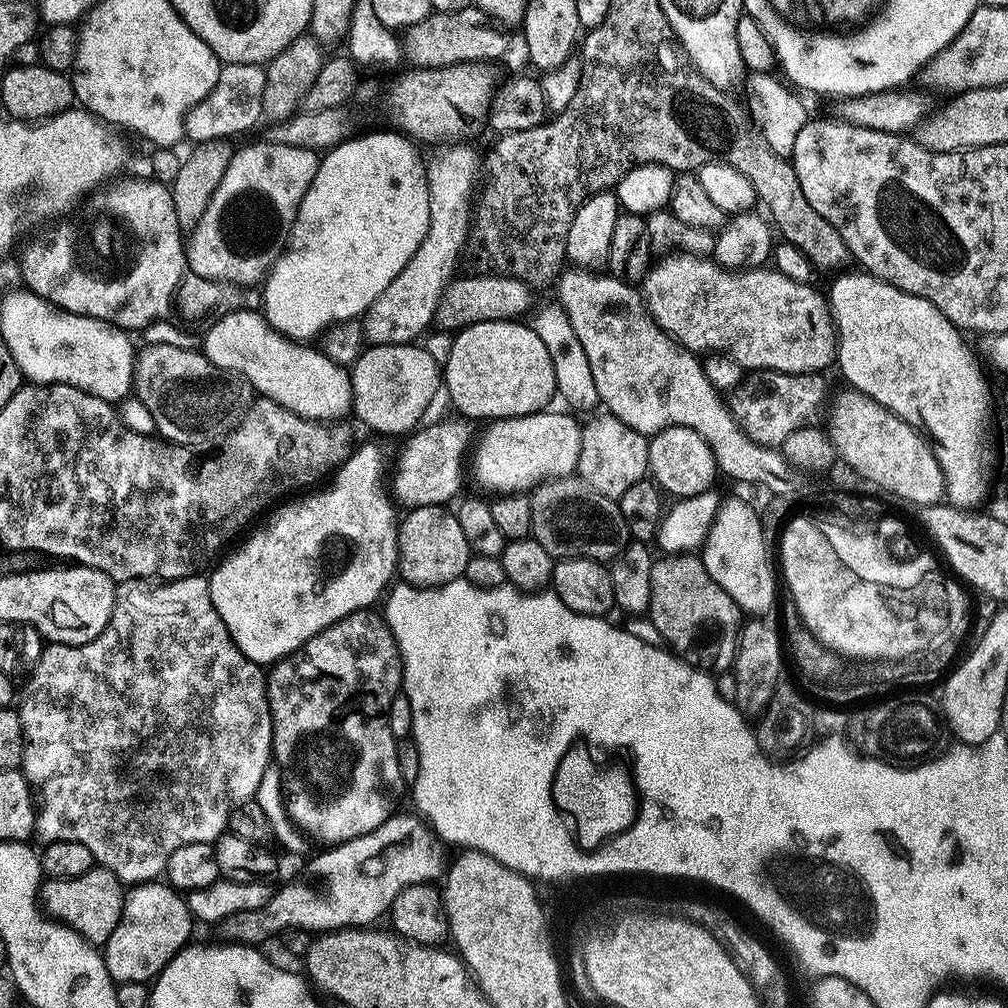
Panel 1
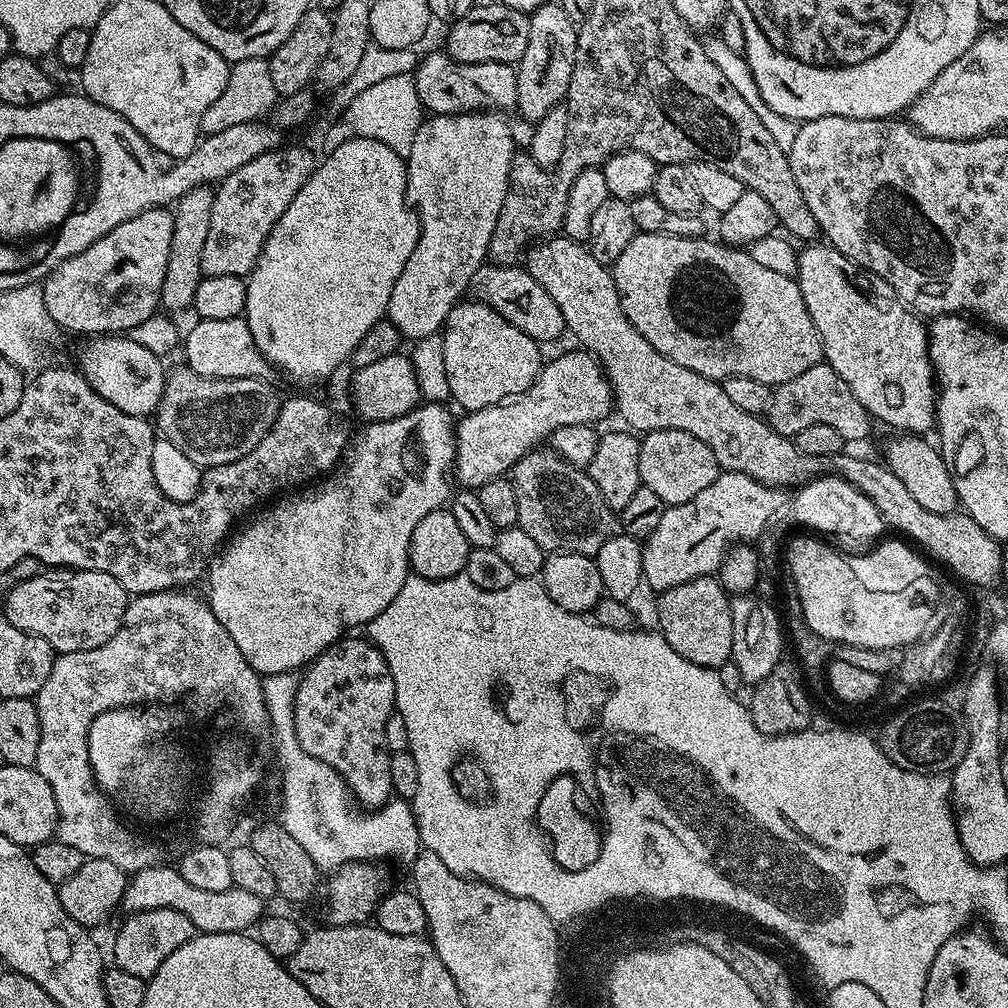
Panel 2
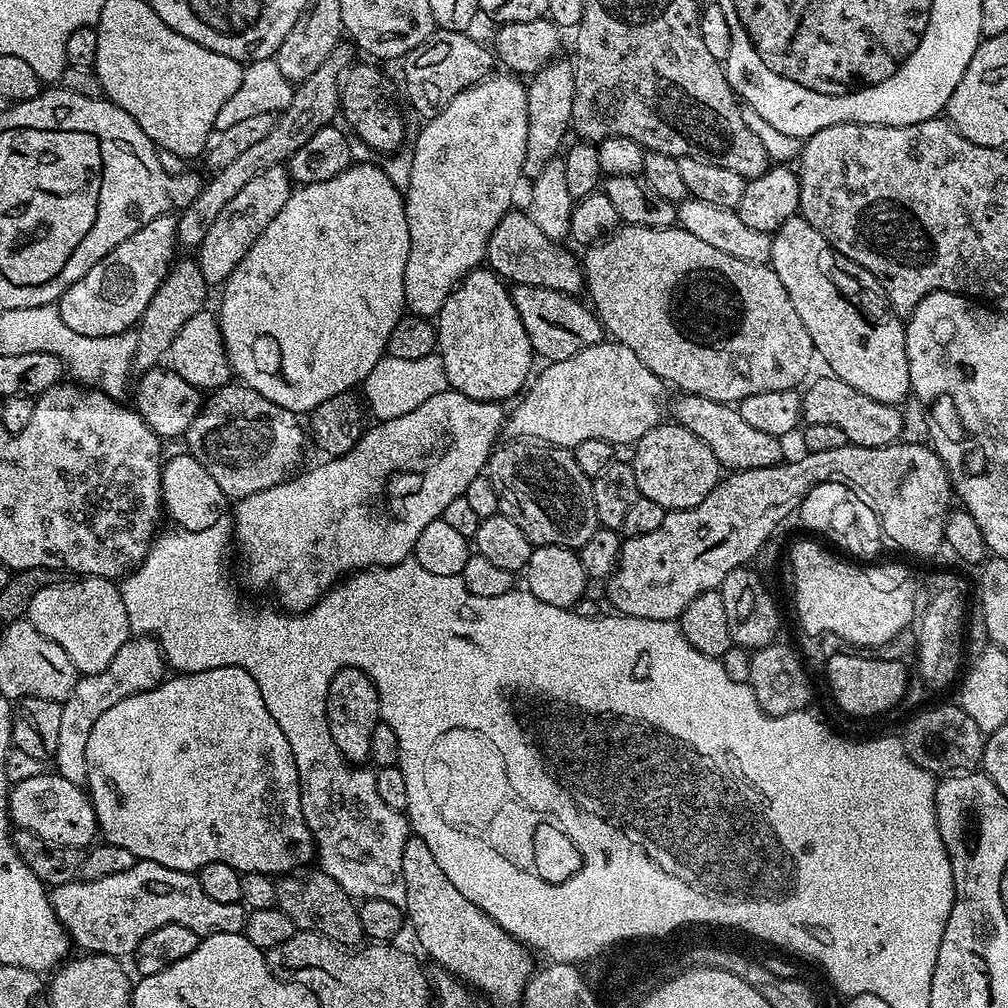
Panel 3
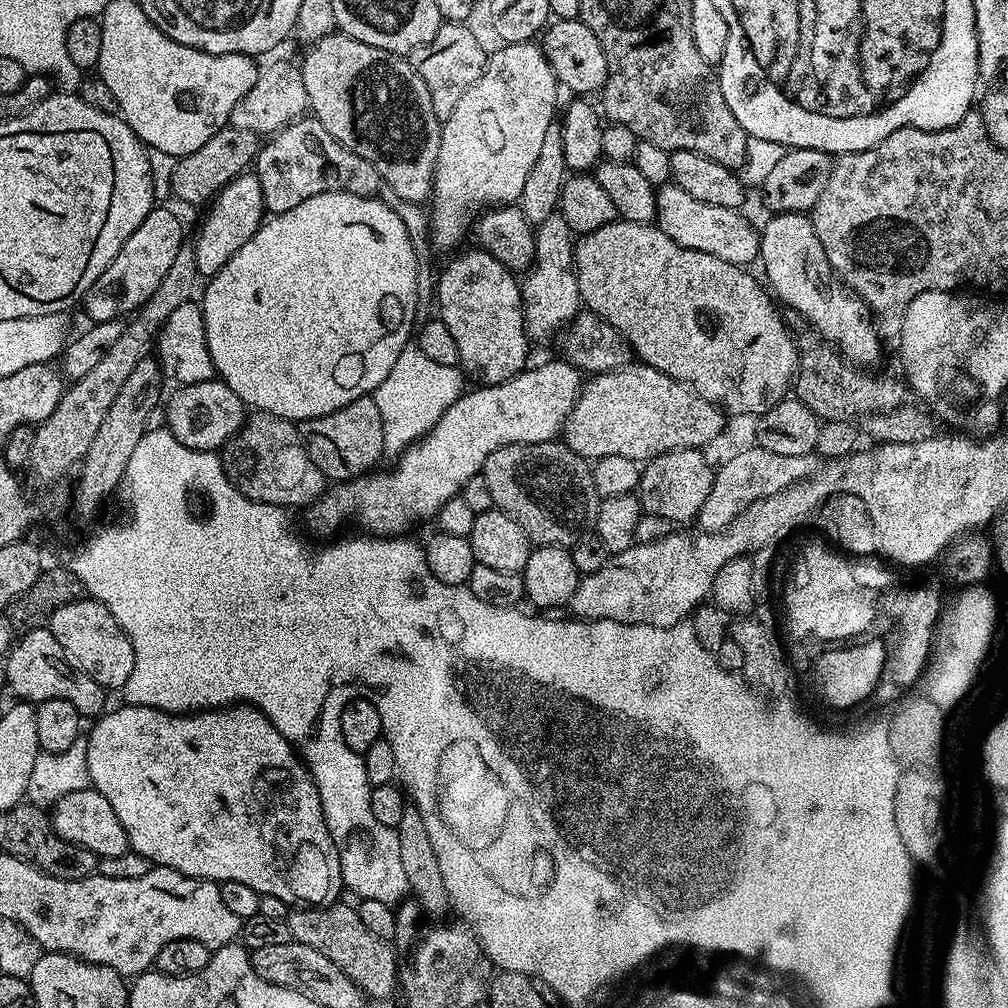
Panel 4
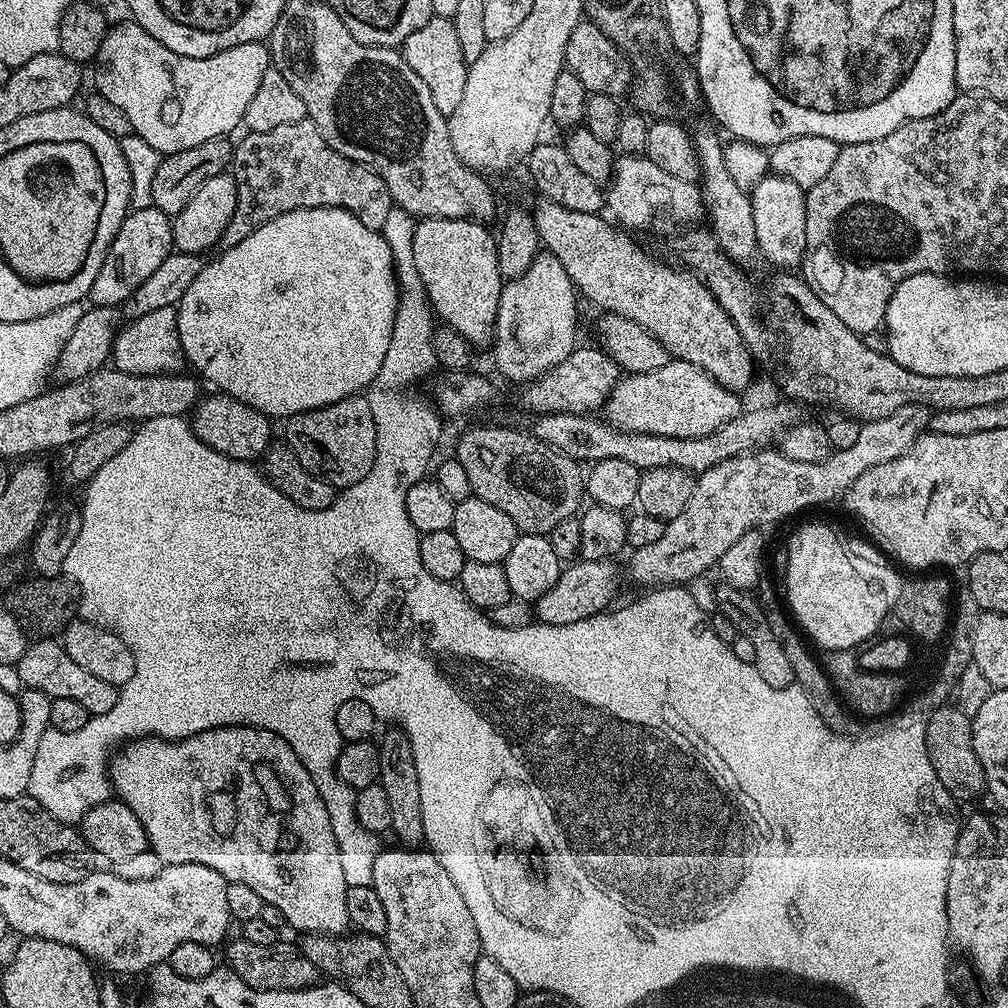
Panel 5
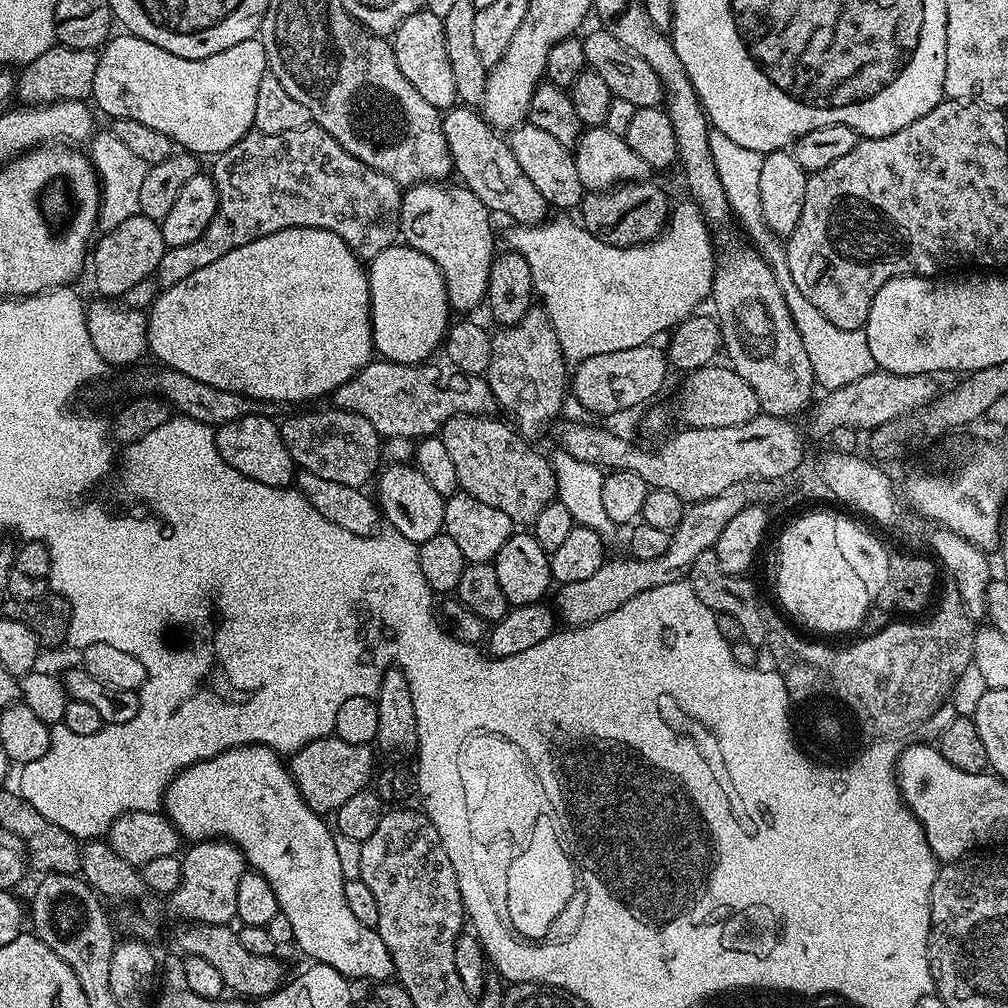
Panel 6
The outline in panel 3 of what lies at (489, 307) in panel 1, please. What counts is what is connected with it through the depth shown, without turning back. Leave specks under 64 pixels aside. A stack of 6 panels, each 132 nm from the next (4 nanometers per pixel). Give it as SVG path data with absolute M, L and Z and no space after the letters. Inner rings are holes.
M517 284L511 289L512 301L526 326L526 334L532 343L532 351L537 357L545 356L551 362L570 358L586 346L594 346L605 339L606 329L599 316L587 303L575 295L558 290L543 288L537 284Z

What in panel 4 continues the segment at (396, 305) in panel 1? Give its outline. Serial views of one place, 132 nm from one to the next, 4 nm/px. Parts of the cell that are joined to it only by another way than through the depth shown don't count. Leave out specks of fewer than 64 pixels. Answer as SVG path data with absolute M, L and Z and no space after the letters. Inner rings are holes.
M539 43L504 44L496 53L493 51L489 55L488 61L484 64L484 73L480 75L478 82L474 82L474 86L470 86L464 91L462 98L458 98L458 106L454 106L450 118L443 121L440 130L440 145L436 150L436 163L432 174L432 195L430 197L430 205L432 204L432 212L430 208L430 240L433 240L438 247L452 248L463 238L464 231L467 228L469 231L468 215L472 211L475 213L485 206L496 206L501 202L519 201L522 185L526 182L526 174L530 174L530 166L534 166L534 161L538 158L538 149L542 146L542 138L545 137L549 125L554 122L552 114L555 110L557 113L558 110L558 104L556 108L556 88L558 89L558 81L555 74L552 73L550 62L545 58L543 47Z

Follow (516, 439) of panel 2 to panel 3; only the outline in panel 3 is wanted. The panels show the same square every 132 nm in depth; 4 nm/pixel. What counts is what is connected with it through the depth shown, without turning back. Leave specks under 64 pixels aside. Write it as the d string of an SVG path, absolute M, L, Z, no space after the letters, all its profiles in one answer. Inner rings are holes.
M601 342L594 346L586 346L586 350L578 350L578 354L570 358L554 360L543 366L545 368L535 373L526 391L515 401L516 409L507 413L506 432L509 432L509 437L551 444L569 450L574 450L582 442L590 442L590 438L604 440L613 446L632 446L642 438L642 434L646 434L662 422L660 399L664 396L664 388L666 389L665 381L655 376L638 358L638 354L630 350L630 346Z

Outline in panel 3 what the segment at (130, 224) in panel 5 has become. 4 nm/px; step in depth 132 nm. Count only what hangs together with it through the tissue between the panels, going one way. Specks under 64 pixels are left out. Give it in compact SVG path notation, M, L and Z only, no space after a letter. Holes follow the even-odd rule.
M169 214L159 216L142 230L130 234L126 242L114 246L106 258L102 258L74 286L70 286L60 295L58 307L61 318L77 334L98 338L114 335L139 325L150 298L166 278L168 269L174 263L172 248L176 243L176 216Z

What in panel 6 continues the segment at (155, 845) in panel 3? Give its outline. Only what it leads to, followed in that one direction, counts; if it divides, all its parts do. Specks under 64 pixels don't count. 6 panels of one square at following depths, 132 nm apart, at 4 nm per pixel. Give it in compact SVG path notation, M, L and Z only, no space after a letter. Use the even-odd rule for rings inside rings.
M243 744L237 748L226 750L222 754L218 754L214 758L206 758L202 762L192 764L189 768L184 768L177 772L176 777L168 783L168 789L164 792L162 801L163 815L167 816L168 821L180 831L181 837L188 842L199 842L201 840L210 840L213 838L223 838L230 844L235 844L244 856L244 863L251 871L260 872L262 878L266 878L266 882L270 882L270 890L274 890L274 898L278 898L278 906L280 911L286 914L286 918L290 922L290 930L295 947L300 947L309 957L309 961L318 964L329 964L334 970L338 970L343 976L347 976L349 981L356 980L372 980L371 982L388 982L393 979L394 969L392 959L390 958L390 950L386 950L386 942L382 942L382 938L374 928L370 926L362 926L362 922L358 922L358 918L354 918L354 913L350 911L350 906L346 902L346 886L344 885L344 875L342 874L342 866L338 862L338 846L333 829L330 827L323 815L315 812L307 802L302 798L302 794L298 790L298 786L292 780L292 773L282 761L281 753L276 752L272 748L267 748L265 744Z

